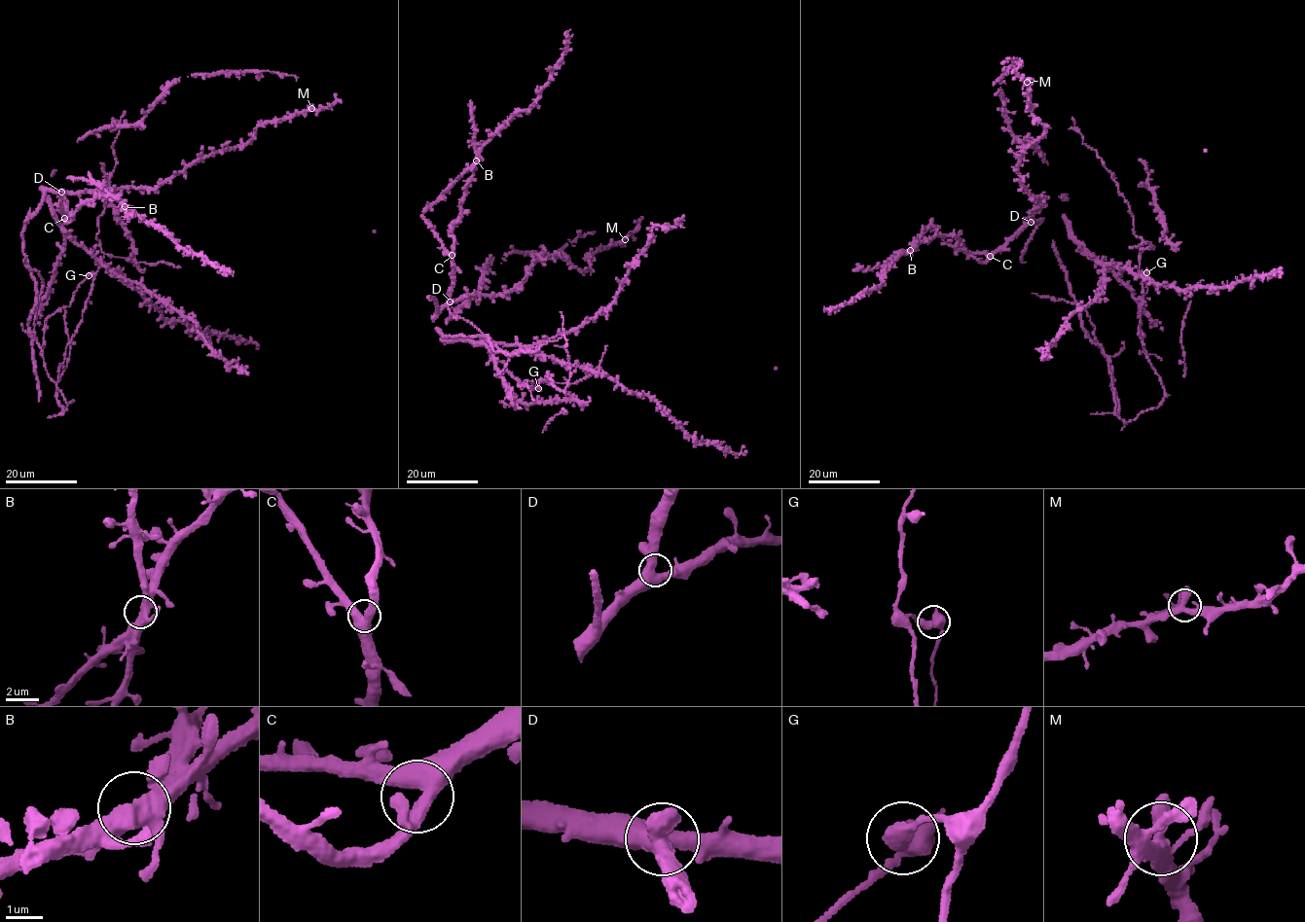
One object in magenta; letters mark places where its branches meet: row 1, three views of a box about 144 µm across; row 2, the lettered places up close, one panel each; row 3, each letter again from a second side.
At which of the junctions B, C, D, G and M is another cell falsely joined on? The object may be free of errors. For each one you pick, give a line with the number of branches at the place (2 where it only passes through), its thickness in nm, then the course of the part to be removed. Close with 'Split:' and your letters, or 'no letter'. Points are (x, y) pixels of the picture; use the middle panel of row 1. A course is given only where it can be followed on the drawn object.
G: 3 | 460 nm | (537, 388), (533, 390), (532, 381), (519, 386), (526, 385), (533, 400)
Split: G

